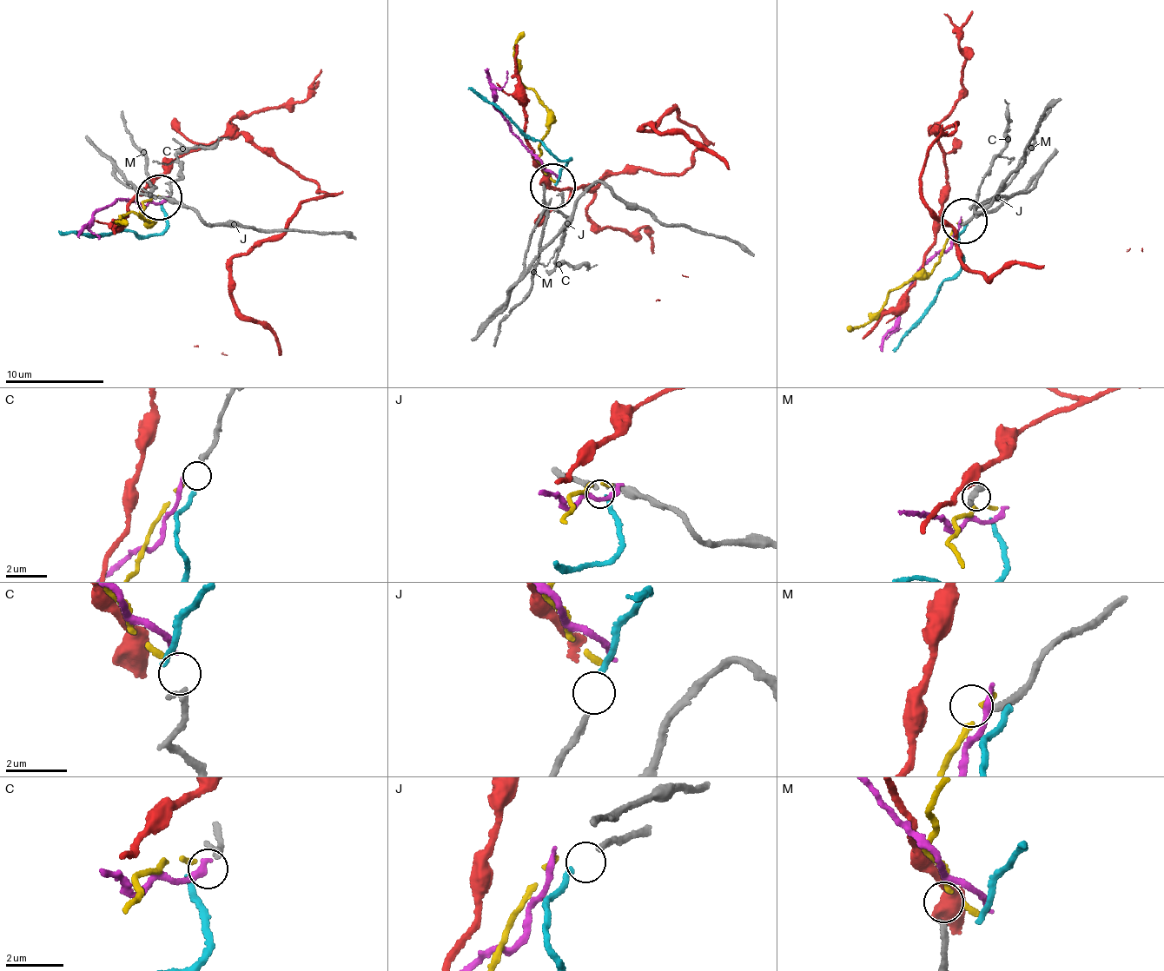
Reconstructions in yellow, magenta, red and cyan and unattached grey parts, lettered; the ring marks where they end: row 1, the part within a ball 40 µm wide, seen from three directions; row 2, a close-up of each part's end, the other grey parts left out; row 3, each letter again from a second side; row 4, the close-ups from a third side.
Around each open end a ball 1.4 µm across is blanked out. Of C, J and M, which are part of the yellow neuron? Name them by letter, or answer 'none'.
none

